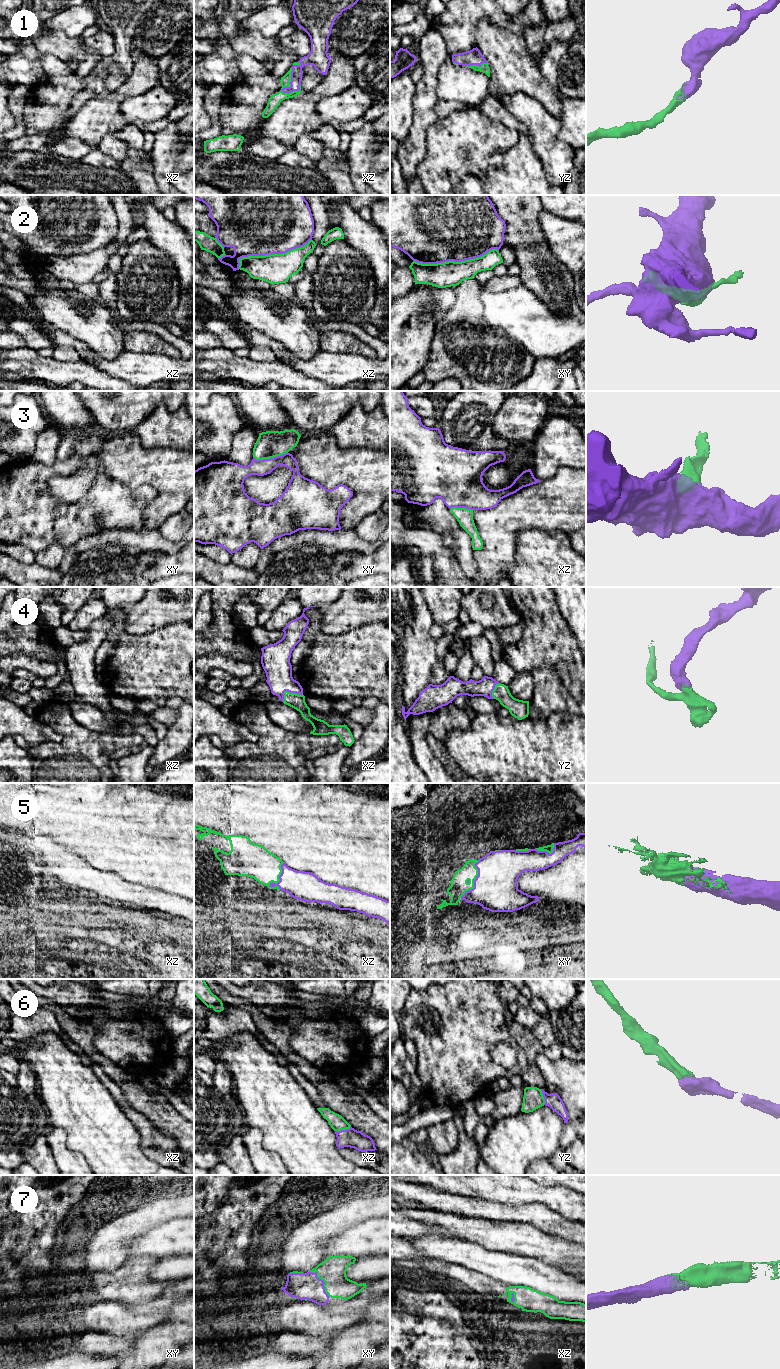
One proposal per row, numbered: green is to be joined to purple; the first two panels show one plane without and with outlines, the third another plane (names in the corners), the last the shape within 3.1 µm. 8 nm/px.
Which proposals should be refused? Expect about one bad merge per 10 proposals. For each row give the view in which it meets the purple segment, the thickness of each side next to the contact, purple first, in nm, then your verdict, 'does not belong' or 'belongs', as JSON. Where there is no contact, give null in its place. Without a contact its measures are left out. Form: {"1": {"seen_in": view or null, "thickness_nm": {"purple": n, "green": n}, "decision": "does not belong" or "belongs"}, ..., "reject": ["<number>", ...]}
{"1": {"seen_in": "xz", "thickness_nm": {"purple": 100, "green": 100}, "decision": "belongs"}, "2": {"seen_in": "xy", "thickness_nm": {"purple": 500, "green": 200}, "decision": "belongs"}, "3": {"seen_in": "xy", "thickness_nm": {"purple": 130, "green": 220}, "decision": "belongs"}, "4": {"seen_in": "xz", "thickness_nm": {"purple": 220, "green": 120}, "decision": "belongs"}, "5": {"seen_in": "xy", "thickness_nm": {"purple": 360, "green": 140}, "decision": "belongs"}, "6": {"seen_in": "xz", "thickness_nm": {"purple": 150, "green": 120}, "decision": "belongs"}, "7": {"seen_in": "xy", "thickness_nm": {"purple": 220, "green": 220}, "decision": "belongs"}, "reject": []}

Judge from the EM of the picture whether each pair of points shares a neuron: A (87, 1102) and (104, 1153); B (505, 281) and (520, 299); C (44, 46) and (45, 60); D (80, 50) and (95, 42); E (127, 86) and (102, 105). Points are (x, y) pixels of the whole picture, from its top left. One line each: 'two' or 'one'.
A: one
B: two
C: two
D: two
E: one

